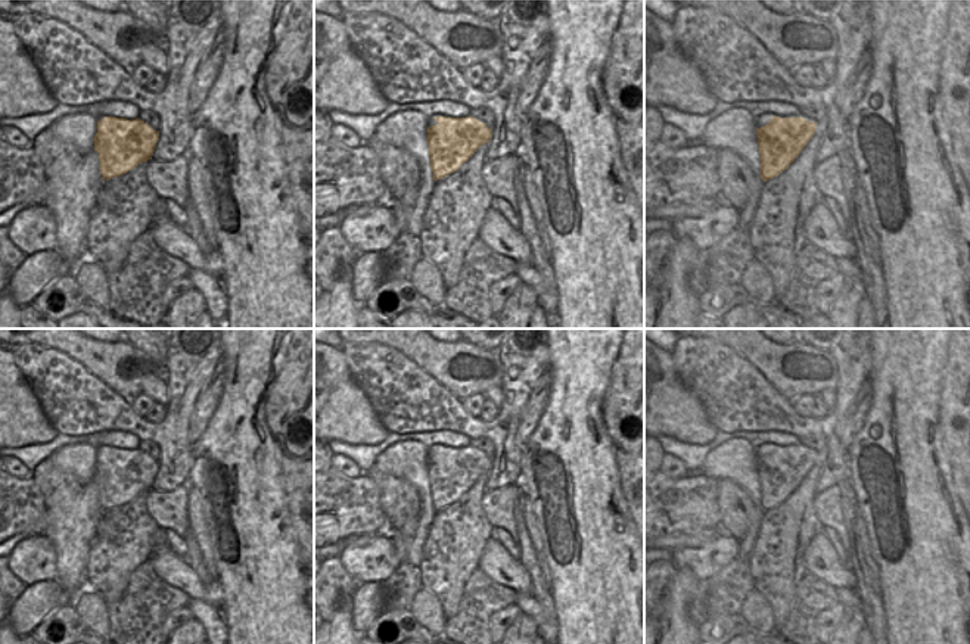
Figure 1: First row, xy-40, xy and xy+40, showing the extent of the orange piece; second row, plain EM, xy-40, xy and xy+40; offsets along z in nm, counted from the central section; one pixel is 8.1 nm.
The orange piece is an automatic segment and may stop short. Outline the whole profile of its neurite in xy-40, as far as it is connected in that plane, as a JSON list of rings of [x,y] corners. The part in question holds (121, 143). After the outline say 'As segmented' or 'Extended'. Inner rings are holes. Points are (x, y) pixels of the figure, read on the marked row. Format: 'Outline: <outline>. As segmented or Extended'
Outline: [[[105,116],[97,121],[94,150],[99,152],[103,181],[124,175],[152,159],[158,140],[159,131],[140,118],[130,121]]]. As segmented.

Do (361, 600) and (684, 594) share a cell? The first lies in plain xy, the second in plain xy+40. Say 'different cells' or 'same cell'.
different cells

